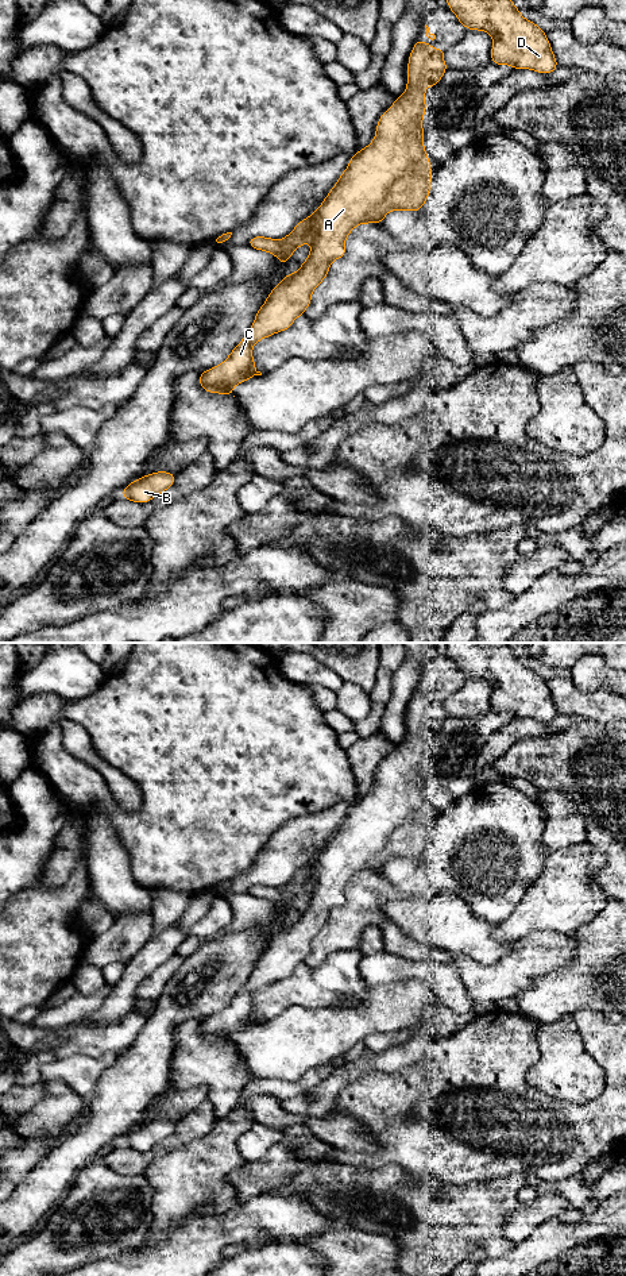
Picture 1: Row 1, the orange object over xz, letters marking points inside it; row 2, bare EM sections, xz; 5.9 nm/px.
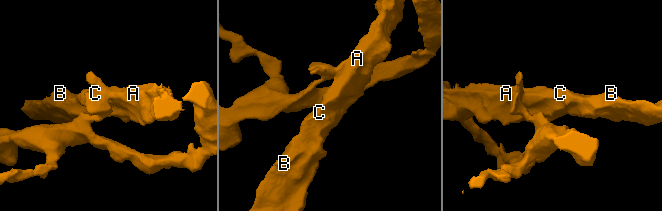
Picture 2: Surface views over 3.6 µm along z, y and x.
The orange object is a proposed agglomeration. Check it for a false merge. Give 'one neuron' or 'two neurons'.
two neurons

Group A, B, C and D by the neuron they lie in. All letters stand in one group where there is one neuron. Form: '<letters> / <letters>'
A B C / D

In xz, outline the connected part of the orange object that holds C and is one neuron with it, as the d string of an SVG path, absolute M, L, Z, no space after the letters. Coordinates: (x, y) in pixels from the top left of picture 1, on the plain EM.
M416 689L407 712L407 735L405 741L379 766L374 789L351 805L348 816L331 837L317 859L301 868L295 876L281 887L281 913L290 907L295 897L306 890L312 898L300 918L282 926L267 944L256 965L229 1005L216 1015L200 1021L200 1034L208 1041L233 1044L232 1036L246 1028L262 1024L255 1018L252 995L256 990L290 976L293 969L304 963L312 951L312 940L325 928L335 907L347 902L345 886L359 872L383 871L390 859L418 860L425 852L432 830L430 809L424 795L422 766L426 759L425 736L434 735L443 726L448 714L443 708L445 697L433 697L422 689Z

